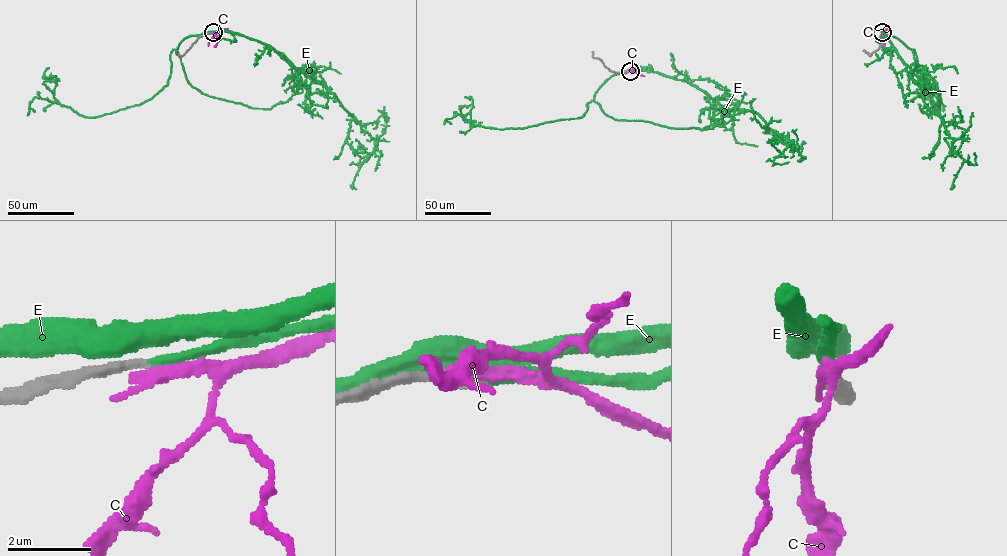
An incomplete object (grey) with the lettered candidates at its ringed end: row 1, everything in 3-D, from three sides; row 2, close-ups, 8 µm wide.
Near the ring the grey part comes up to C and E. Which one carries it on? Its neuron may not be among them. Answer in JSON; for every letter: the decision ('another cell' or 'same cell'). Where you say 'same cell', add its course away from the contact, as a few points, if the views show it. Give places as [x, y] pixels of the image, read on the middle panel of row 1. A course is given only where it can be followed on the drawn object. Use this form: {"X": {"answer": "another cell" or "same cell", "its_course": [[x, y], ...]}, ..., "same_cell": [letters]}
{"C": {"answer": "another cell"}, "E": {"answer": "same cell", "its_course": [[630, 71], [611, 75], [586, 104], [581, 117], [516, 128], [472, 127], [472, 104], [461, 107], [465, 116]]}, "same_cell": ["E"]}

